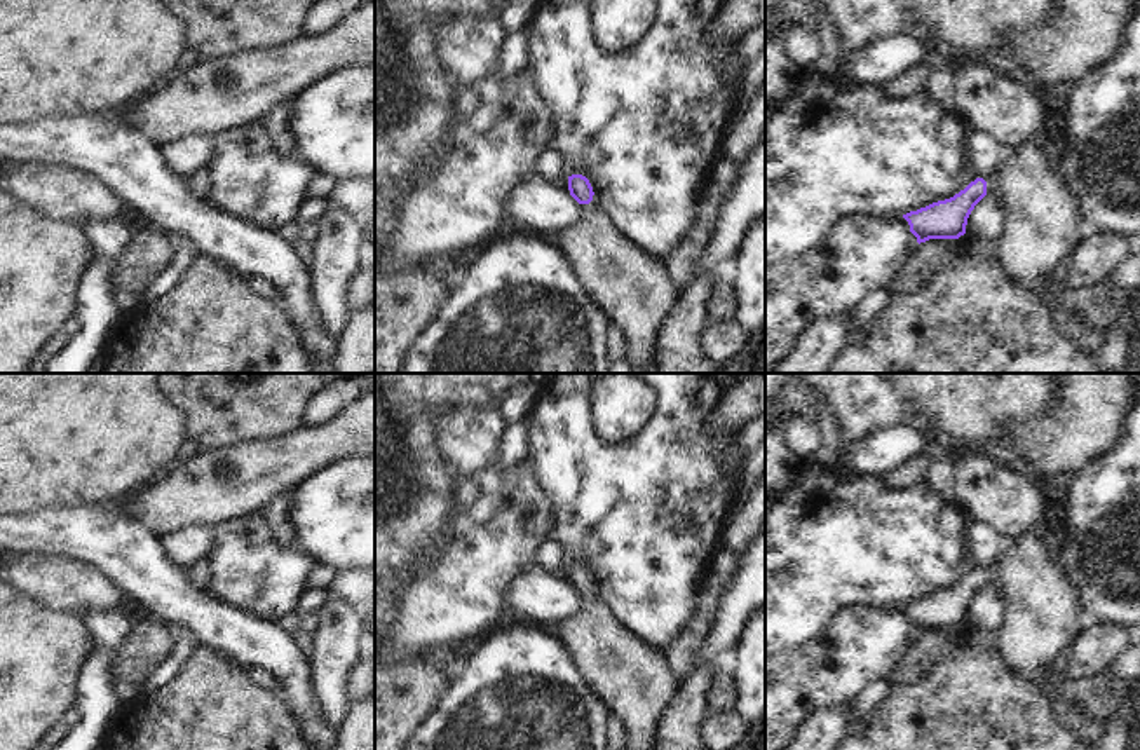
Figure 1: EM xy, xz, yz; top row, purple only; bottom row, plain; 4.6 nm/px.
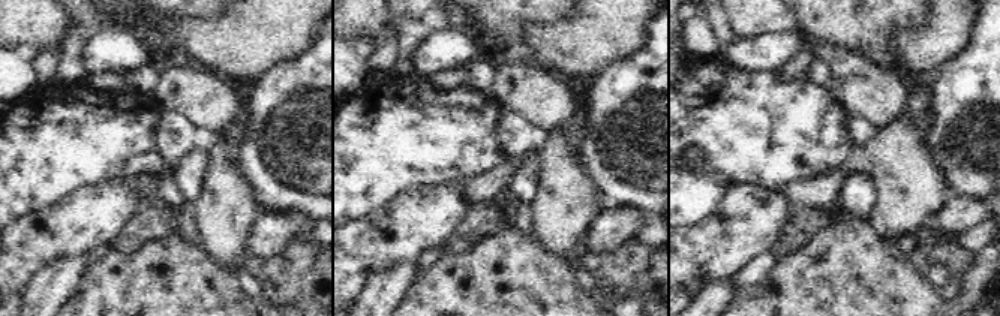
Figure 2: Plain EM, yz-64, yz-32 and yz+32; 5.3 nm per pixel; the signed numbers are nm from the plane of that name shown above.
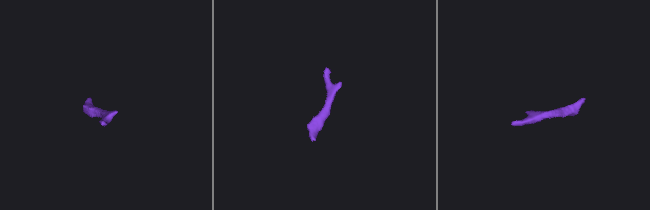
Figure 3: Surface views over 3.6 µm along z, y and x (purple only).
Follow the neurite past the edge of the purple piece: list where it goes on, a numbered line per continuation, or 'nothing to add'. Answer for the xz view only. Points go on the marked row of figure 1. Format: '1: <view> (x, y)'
1: xz (631, 288)

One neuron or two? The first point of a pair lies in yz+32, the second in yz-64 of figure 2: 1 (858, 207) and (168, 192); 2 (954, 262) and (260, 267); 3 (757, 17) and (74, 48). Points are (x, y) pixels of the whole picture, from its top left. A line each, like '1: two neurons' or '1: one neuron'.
1: two neurons
2: one neuron
3: one neuron

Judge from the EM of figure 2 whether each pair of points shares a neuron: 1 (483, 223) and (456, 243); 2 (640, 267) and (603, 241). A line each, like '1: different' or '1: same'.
1: same
2: different

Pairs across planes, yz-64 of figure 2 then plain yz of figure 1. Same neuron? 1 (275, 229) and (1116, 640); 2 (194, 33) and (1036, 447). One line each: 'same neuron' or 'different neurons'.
1: same neuron
2: same neuron

